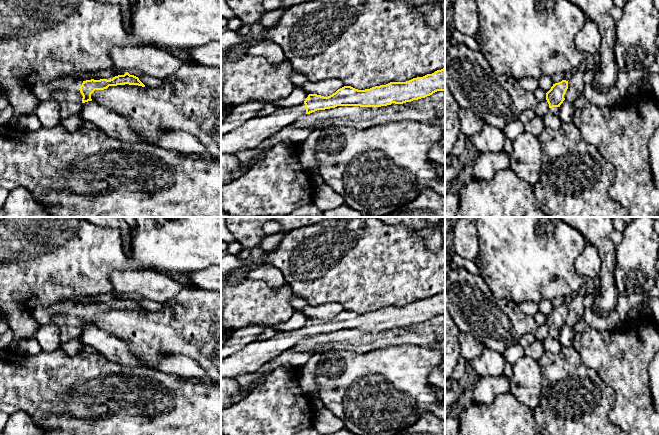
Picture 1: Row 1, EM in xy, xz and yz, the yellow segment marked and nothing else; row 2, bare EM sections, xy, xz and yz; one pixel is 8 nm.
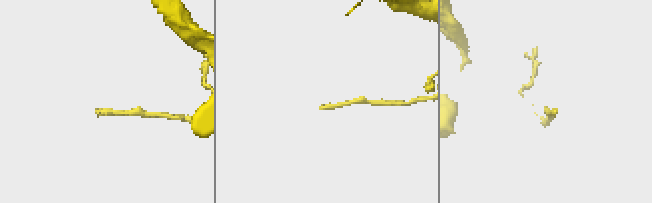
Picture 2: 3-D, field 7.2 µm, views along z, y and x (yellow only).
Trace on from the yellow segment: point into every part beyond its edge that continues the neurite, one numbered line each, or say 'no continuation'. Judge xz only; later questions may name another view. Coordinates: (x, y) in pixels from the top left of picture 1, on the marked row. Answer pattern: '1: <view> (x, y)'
1: xz (255, 131)

